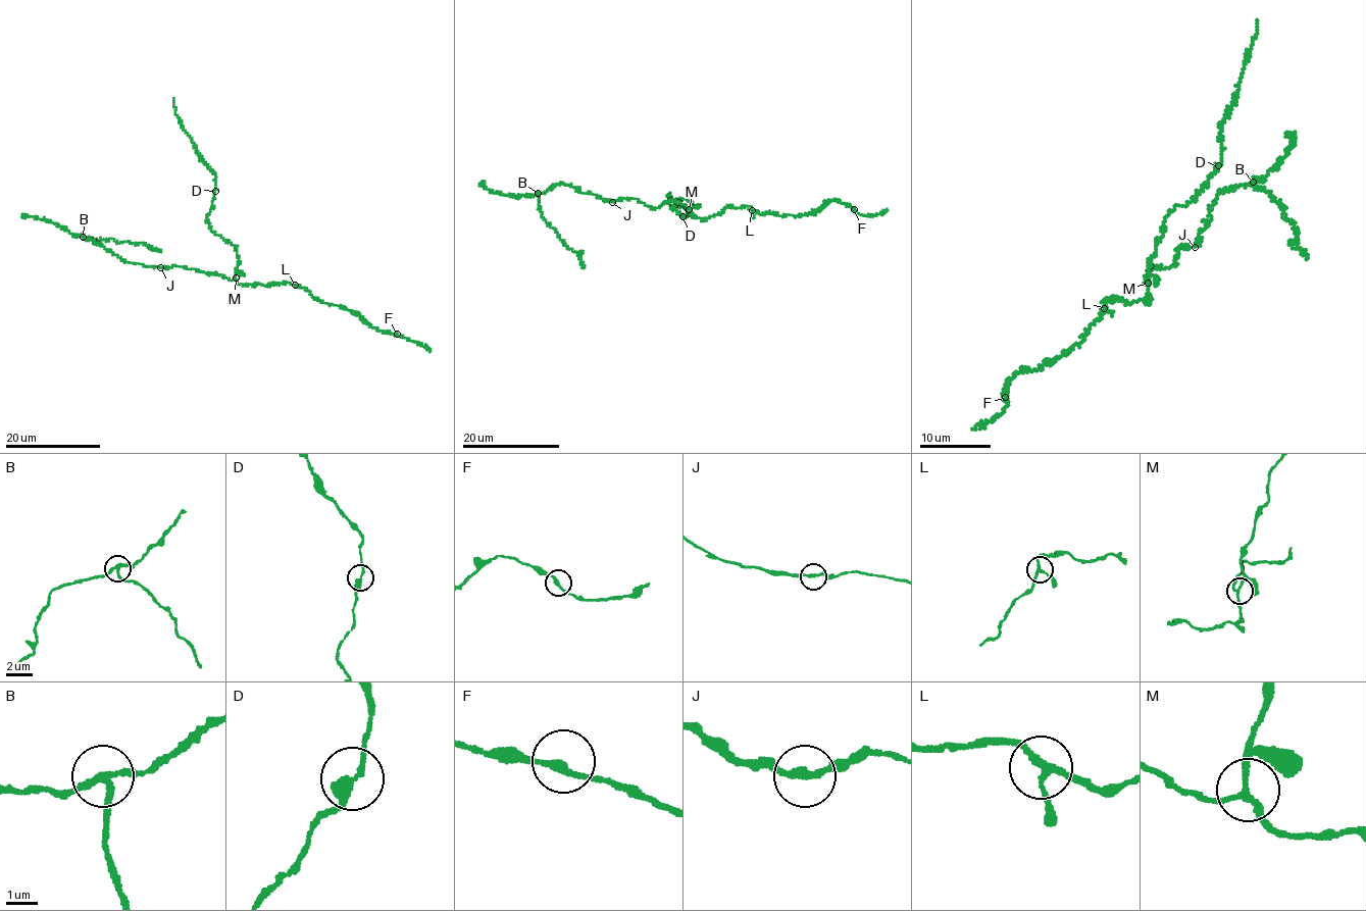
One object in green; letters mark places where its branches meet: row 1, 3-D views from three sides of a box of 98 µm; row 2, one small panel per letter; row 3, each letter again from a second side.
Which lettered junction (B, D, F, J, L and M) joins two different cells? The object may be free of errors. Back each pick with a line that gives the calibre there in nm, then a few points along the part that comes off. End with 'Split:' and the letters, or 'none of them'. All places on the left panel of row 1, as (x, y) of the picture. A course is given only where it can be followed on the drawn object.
B: 200 nm | (83, 237), (147, 245), (160, 251)
Split: B

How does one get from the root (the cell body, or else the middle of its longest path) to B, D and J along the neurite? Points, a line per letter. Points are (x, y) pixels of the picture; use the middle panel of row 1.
B: (680, 203), (670, 200), (655, 208), (637, 200), (604, 201), (562, 183), (537, 194)
D: (680, 203), (689, 208), (698, 206), (678, 199), (671, 208), (684, 217)
J: (680, 203), (670, 200), (655, 208), (637, 200), (621, 198), (612, 202)

